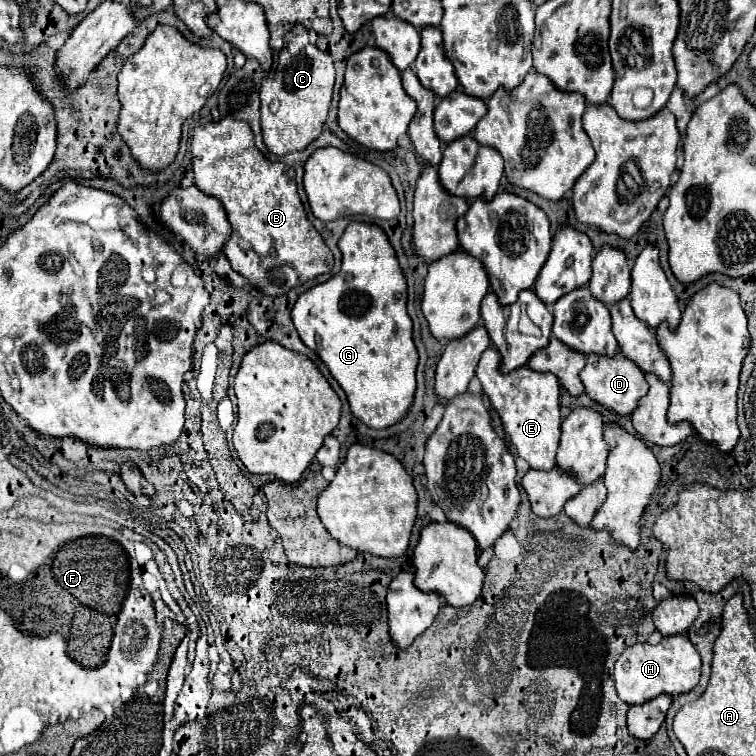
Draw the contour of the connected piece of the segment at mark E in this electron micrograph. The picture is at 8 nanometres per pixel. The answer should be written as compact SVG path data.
M489 346L479 364L477 364L477 378L483 384L483 392L489 396L493 408L499 412L503 420L503 428L509 434L511 442L517 448L517 454L529 462L531 468L551 470L555 466L555 456L559 448L559 426L561 426L561 412L559 412L559 380L549 372L535 372L529 366L515 368L509 374L499 370L497 348Z

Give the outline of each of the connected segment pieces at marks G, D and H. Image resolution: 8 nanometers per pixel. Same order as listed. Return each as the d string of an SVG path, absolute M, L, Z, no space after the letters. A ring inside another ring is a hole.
M351 222L339 238L339 250L343 254L339 274L303 292L297 298L291 316L303 344L317 352L331 376L347 394L353 416L357 416L369 428L383 430L407 416L417 388L415 370L419 354L413 344L413 322L407 314L407 298L397 298L399 294L405 294L407 280L397 262L397 254L389 244L389 238L375 224Z
M619 352L617 356L587 356L587 366L581 370L581 380L585 392L599 404L615 410L617 414L631 414L639 400L647 392L647 382L643 372L631 360L625 360Z
M665 636L659 644L637 642L625 648L615 664L615 688L623 702L643 704L659 694L681 694L695 688L701 676L701 660L687 636Z

